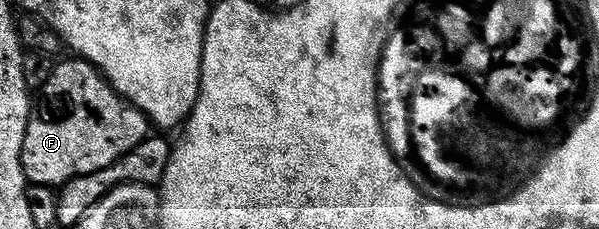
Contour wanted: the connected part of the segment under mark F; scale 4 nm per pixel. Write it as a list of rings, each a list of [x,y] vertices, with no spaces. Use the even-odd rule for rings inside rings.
[[[69,58],[63,63],[55,62],[48,73],[48,81],[37,88],[24,133],[22,168],[30,183],[42,183],[45,187],[57,188],[72,177],[96,173],[96,169],[112,165],[124,157],[124,153],[136,149],[148,134],[148,120],[139,107],[134,107],[122,95],[115,93],[110,82],[88,60]]]

